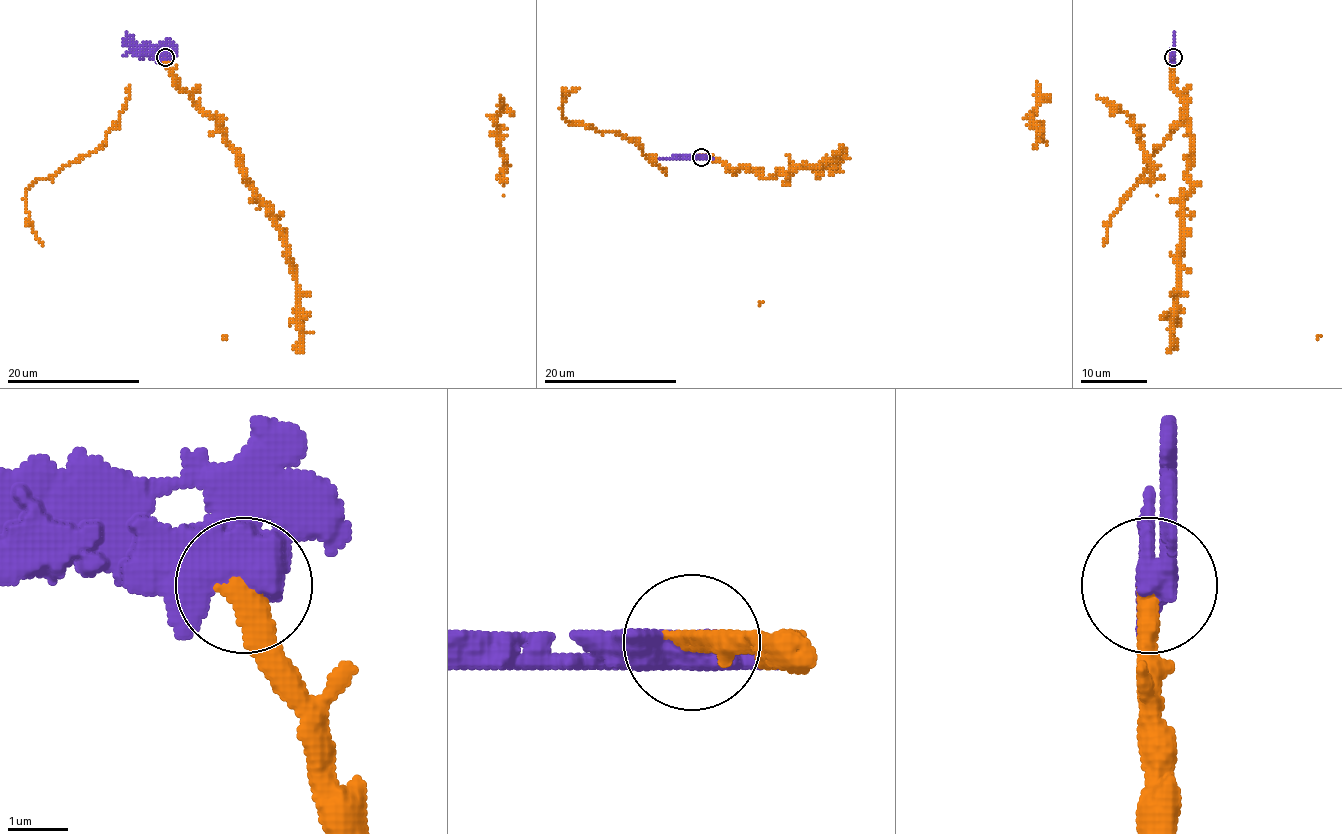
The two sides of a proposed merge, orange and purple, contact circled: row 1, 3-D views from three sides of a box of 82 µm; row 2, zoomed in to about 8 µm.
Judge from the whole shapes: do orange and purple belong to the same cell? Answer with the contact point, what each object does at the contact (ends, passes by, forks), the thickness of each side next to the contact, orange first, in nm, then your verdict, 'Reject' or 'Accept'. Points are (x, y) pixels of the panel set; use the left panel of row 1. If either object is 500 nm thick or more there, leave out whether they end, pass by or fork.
Place: (165, 57). Thickness 440 nm (orange) against 900 nm. Reject

